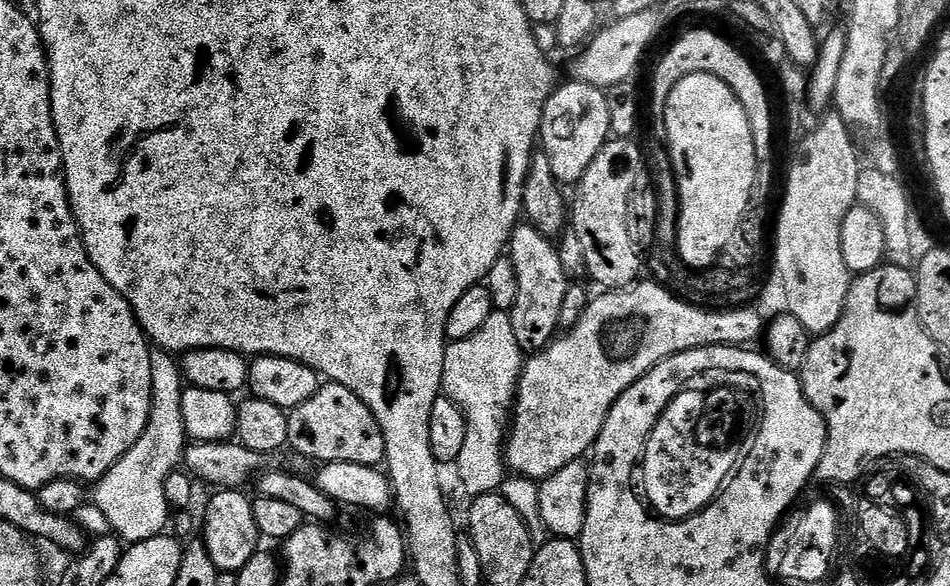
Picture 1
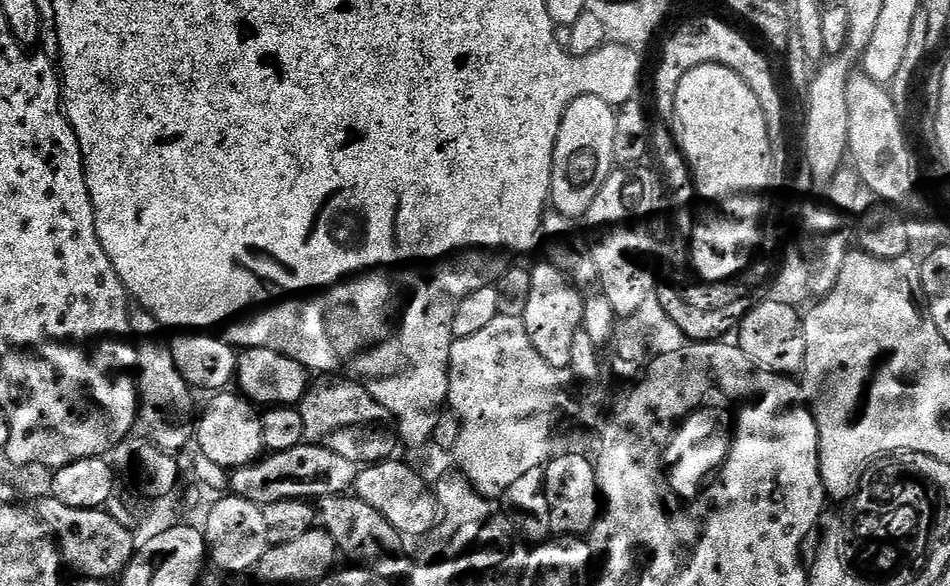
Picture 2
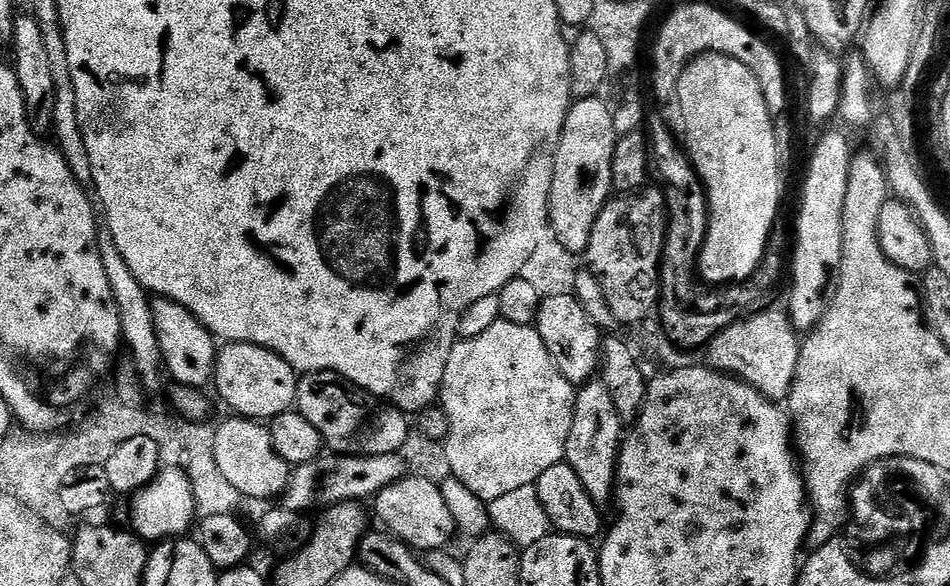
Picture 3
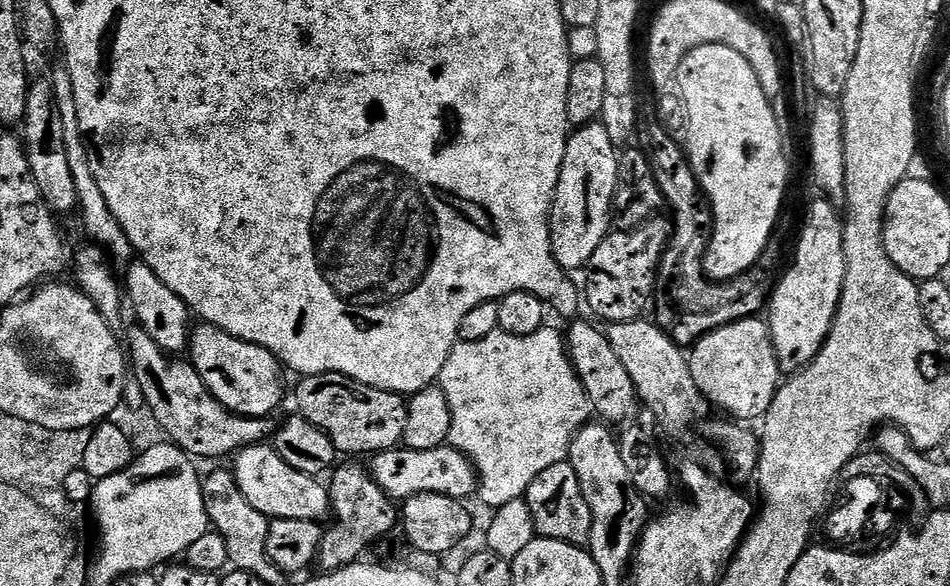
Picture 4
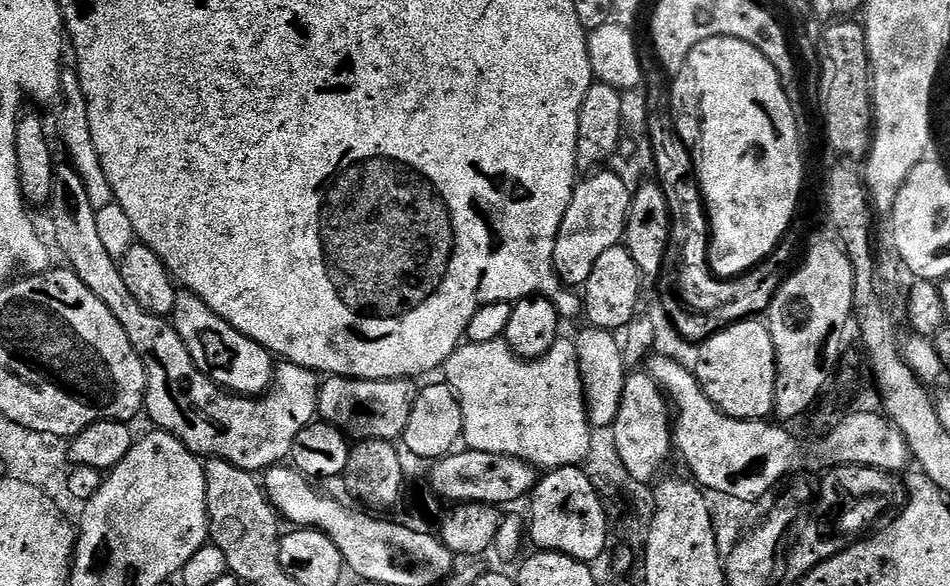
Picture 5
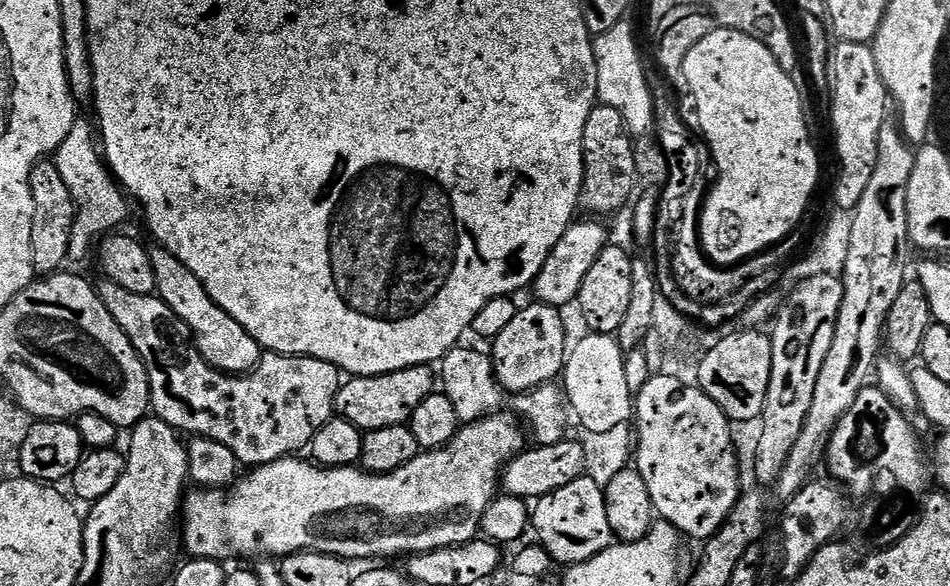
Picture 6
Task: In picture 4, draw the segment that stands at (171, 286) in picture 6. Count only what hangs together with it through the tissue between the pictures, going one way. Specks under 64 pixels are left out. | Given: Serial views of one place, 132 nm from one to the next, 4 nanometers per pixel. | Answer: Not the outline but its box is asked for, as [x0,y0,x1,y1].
[190,322,286,417]

